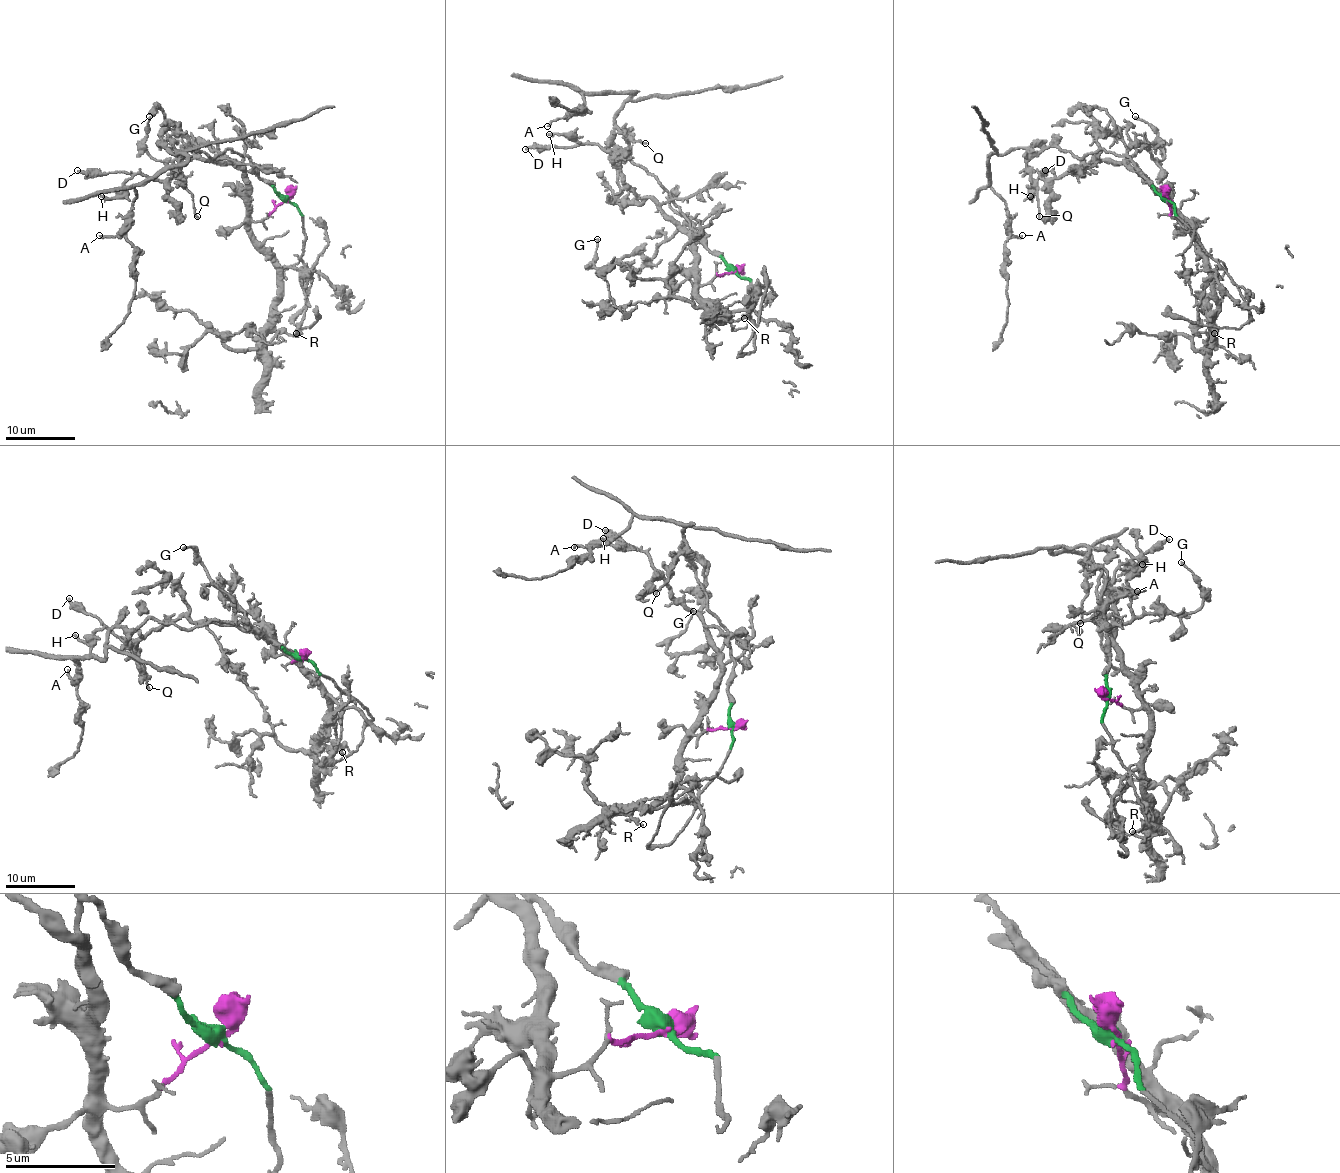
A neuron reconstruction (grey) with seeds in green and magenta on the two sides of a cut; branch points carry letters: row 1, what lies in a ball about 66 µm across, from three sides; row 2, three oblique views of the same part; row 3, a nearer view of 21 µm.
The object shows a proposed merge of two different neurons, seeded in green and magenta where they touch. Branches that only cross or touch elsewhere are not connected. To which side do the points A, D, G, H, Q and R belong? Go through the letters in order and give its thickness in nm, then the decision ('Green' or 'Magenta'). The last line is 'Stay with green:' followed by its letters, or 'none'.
A: Thickness 140 nm. Green
D: Thickness 240 nm. Magenta
G: Thickness 200 nm. Magenta
H: Thickness 260 nm. Magenta
Q: Thickness 170 nm. Green
R: Thickness 150 nm. Magenta
Stay with green: A, Q

